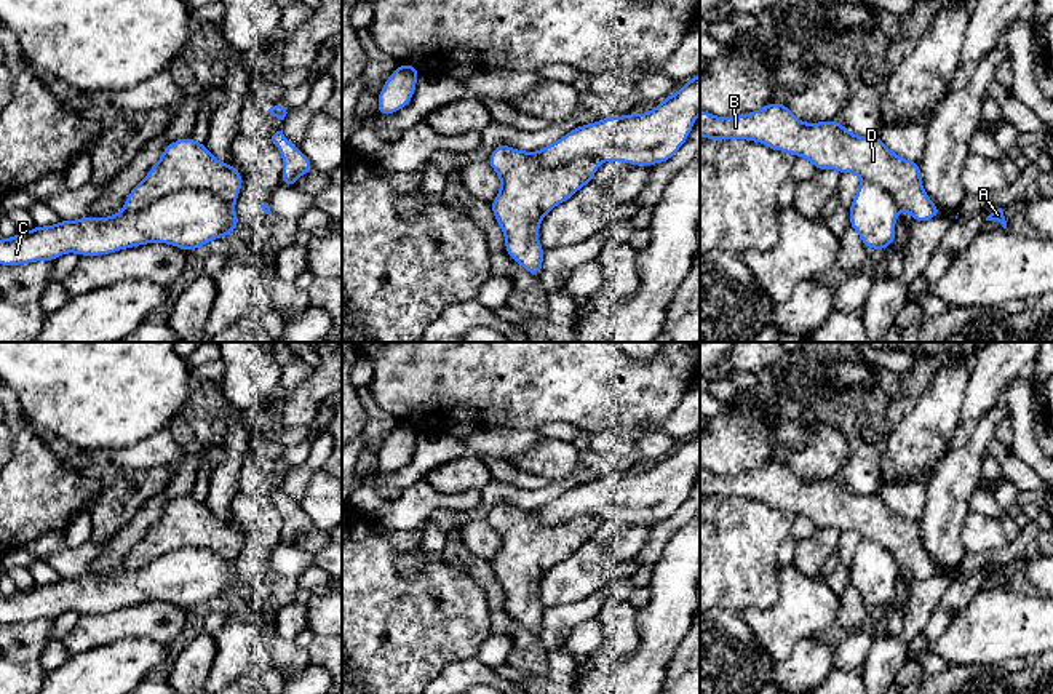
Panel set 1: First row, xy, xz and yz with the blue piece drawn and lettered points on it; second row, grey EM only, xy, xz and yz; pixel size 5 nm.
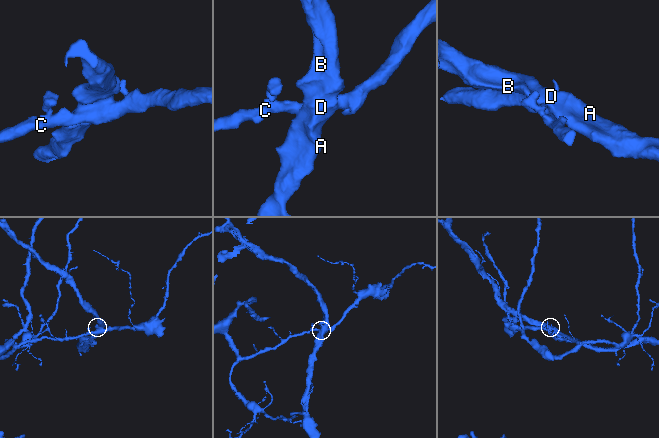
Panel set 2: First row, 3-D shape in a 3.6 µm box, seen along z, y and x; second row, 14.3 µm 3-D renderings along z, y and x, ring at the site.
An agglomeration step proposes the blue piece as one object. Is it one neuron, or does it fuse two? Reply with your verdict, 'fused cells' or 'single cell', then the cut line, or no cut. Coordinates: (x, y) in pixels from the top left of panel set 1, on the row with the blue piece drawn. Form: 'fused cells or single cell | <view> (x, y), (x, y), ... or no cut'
fused cells | xy (234, 199), (179, 189), (123, 211)

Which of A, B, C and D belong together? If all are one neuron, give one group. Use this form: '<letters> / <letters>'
A B D / C

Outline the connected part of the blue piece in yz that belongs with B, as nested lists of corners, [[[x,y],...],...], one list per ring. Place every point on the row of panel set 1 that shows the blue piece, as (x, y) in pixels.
[[[769,102],[738,117],[700,110],[700,136],[711,141],[746,139],[807,158],[817,170],[855,173],[880,185],[900,209],[924,222],[941,214],[922,187],[920,165],[896,155],[879,136],[856,136],[839,120],[801,122],[786,104]]]

